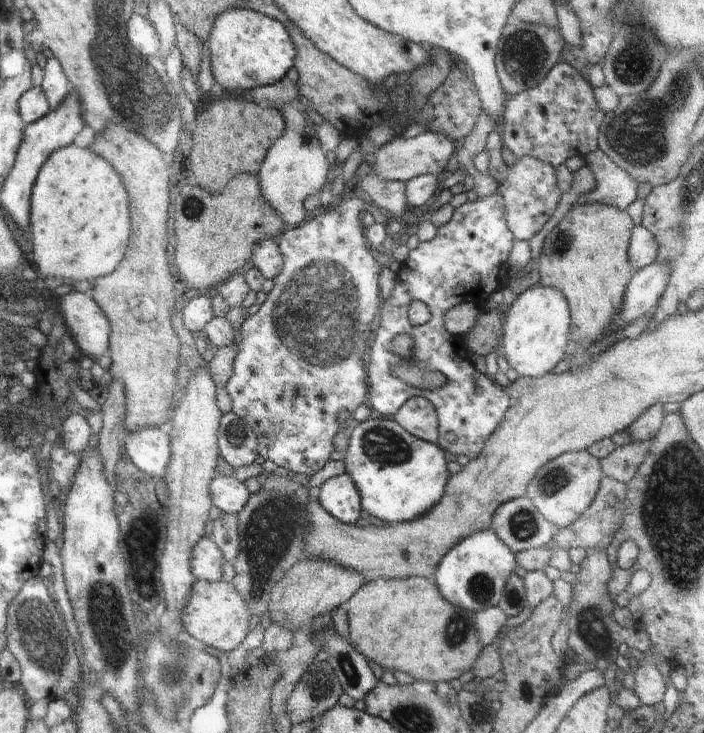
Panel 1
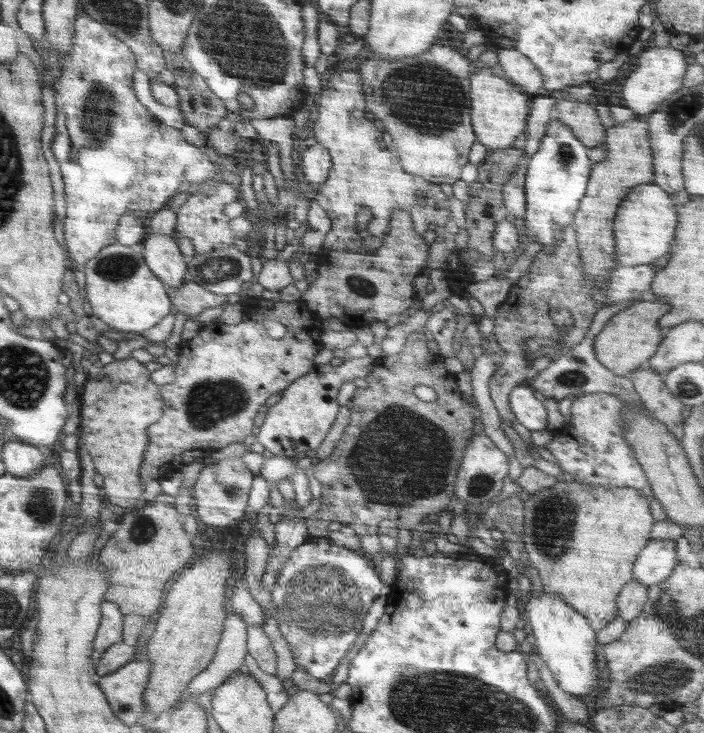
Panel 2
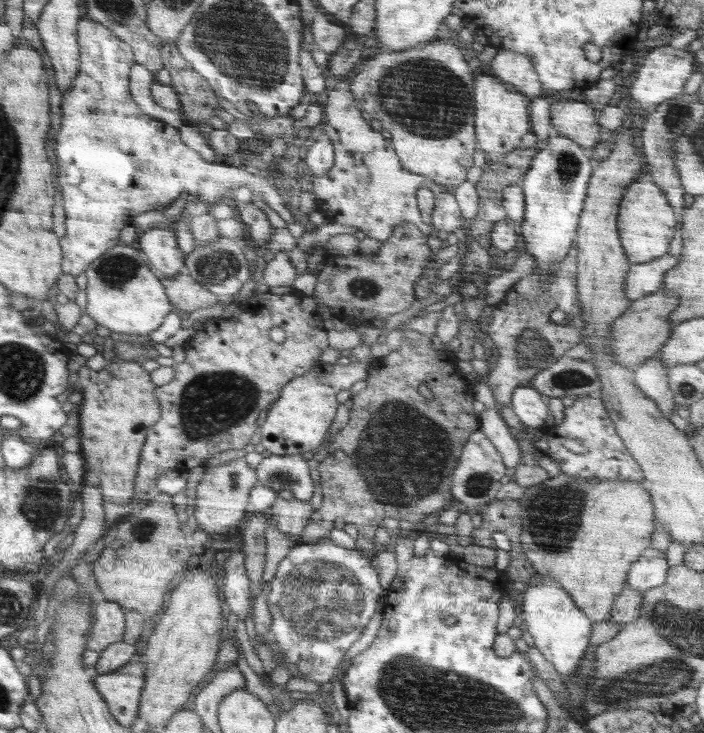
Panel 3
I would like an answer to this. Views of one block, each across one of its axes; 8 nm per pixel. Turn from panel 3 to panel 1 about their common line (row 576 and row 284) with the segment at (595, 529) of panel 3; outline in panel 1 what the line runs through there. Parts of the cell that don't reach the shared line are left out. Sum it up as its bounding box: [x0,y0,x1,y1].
[536,202,634,346]

